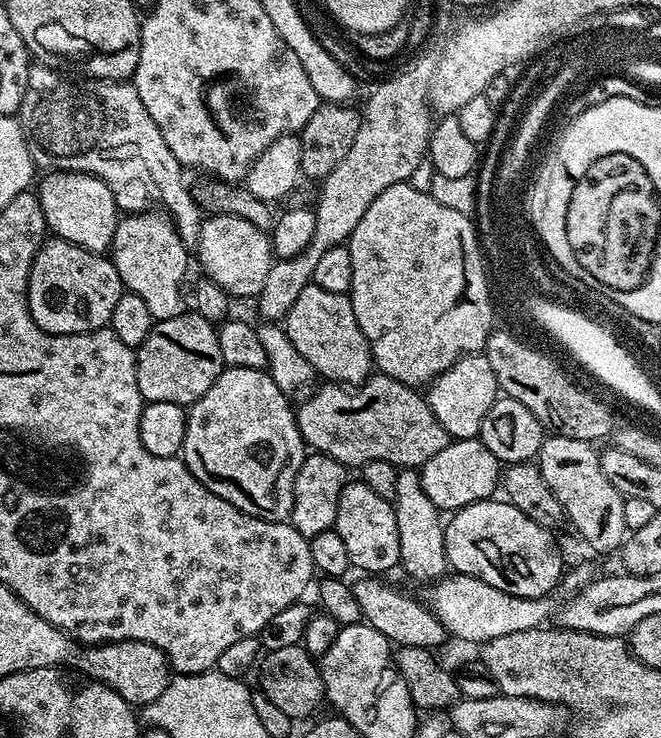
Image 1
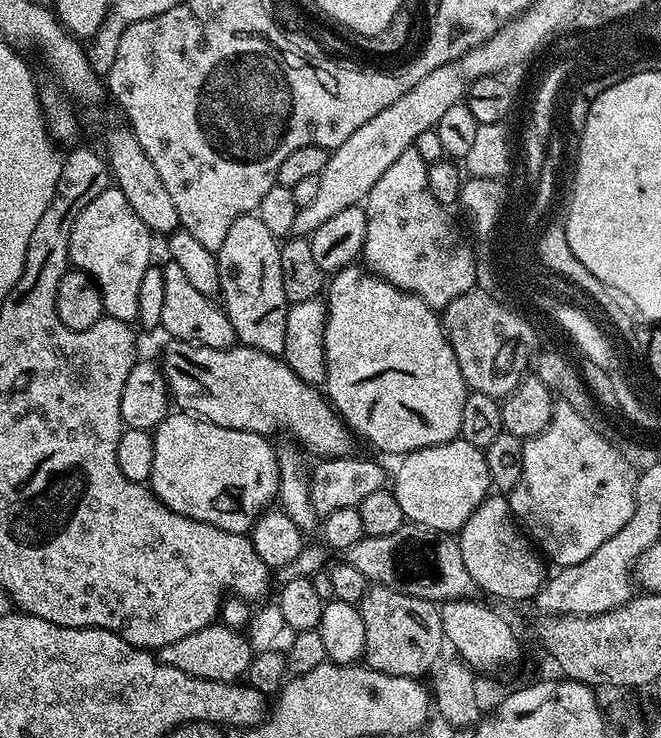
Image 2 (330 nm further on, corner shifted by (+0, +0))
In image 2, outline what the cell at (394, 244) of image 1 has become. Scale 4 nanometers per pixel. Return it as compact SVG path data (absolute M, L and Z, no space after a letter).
M417 148L402 150L402 154L374 182L367 200L362 205L366 214L366 242L362 253L363 263L368 271L381 276L386 282L398 286L402 291L422 298L431 308L443 310L454 298L473 291L476 284L476 256L462 233L456 229L452 216L445 205L434 198L428 185L428 164Z

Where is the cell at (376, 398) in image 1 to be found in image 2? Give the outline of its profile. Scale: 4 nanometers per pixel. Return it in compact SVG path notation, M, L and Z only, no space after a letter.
M172 340L164 348L162 371L171 403L181 412L214 422L214 426L257 432L266 437L271 437L272 432L288 431L305 453L313 452L316 458L346 456L353 451L354 434L328 403L325 393L319 387L302 382L302 378L298 378L298 374L294 374L294 370L290 370L290 366L281 357L243 346L211 348L191 344L188 340Z

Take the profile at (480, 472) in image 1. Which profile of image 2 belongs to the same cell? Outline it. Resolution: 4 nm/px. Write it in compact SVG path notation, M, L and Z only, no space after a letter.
M454 439L445 444L423 448L417 452L410 452L399 461L396 468L396 477L391 477L390 487L398 498L398 506L402 506L402 514L405 521L418 524L422 528L429 528L435 532L459 533L460 527L478 510L483 500L490 495L492 483L490 482L490 470L486 470L486 458L483 451L470 442L462 439Z

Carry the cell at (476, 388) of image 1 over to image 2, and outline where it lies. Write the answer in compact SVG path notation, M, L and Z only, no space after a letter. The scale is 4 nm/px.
M349 266L335 273L326 284L326 303L328 305L328 317L326 318L326 334L324 345L326 346L326 378L322 388L326 393L329 404L335 408L341 420L348 425L348 429L357 437L369 440L380 452L389 452L395 458L403 458L410 452L417 452L430 446L445 444L457 439L462 426L462 406L466 406L466 398L470 389L462 378L462 370L458 370L458 358L454 358L454 350L448 341L448 335L444 332L444 326L437 309L431 308L422 298L414 294L404 292L398 286L386 282L381 276L368 271L364 266Z

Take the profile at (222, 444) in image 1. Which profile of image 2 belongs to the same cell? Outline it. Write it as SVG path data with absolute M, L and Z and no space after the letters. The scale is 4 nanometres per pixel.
M176 410L154 429L152 441L154 466L147 483L167 508L186 518L248 534L268 503L277 499L280 471L277 449L269 437L214 426L214 422Z

